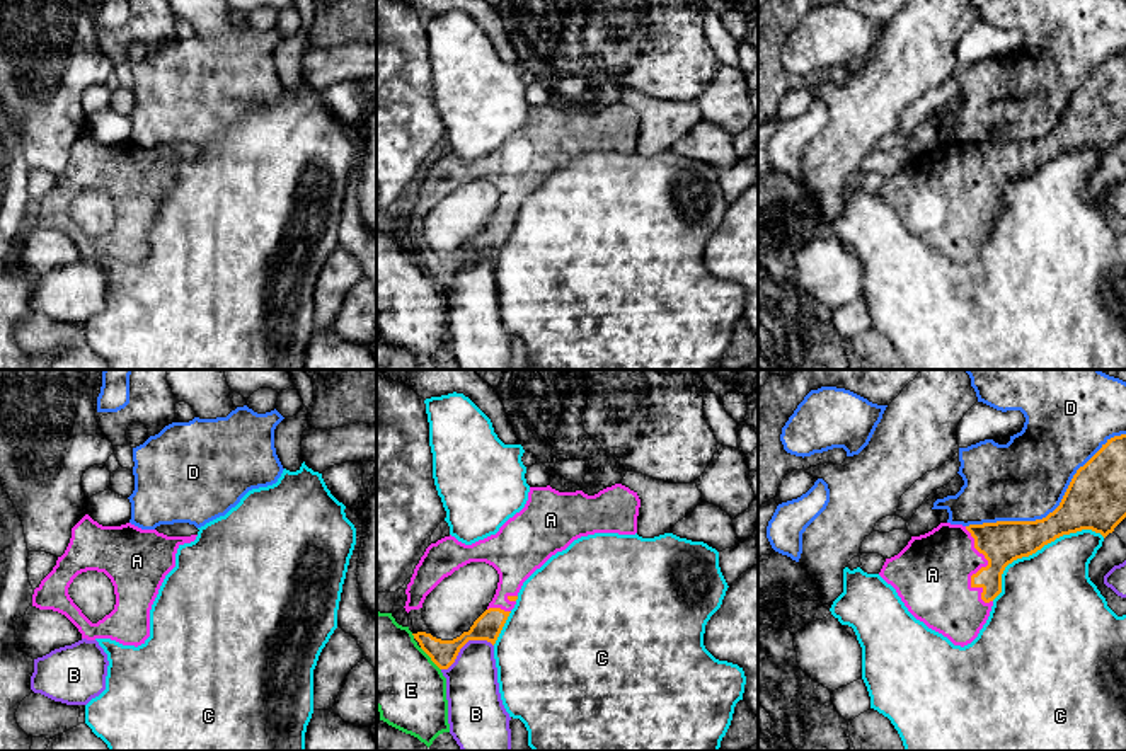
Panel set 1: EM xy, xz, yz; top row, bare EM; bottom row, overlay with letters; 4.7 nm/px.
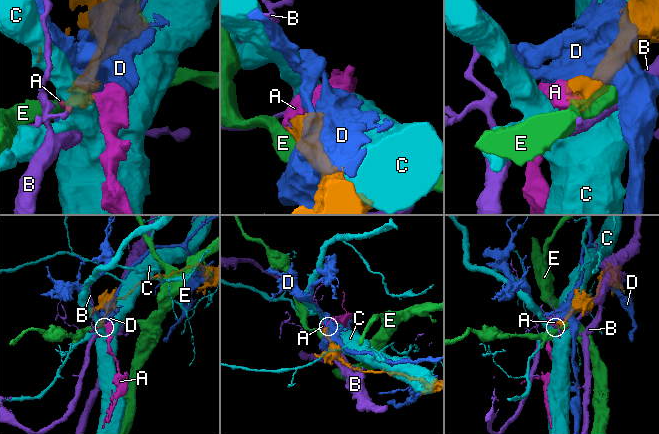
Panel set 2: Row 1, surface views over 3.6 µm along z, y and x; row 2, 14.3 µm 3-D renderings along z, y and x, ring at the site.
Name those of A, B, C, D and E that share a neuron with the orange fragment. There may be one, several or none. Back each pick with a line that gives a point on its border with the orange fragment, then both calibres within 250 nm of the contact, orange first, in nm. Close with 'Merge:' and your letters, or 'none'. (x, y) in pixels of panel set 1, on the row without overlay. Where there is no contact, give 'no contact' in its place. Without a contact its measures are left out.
A: yz (982, 186) | 200/360 nm
Merge: A

